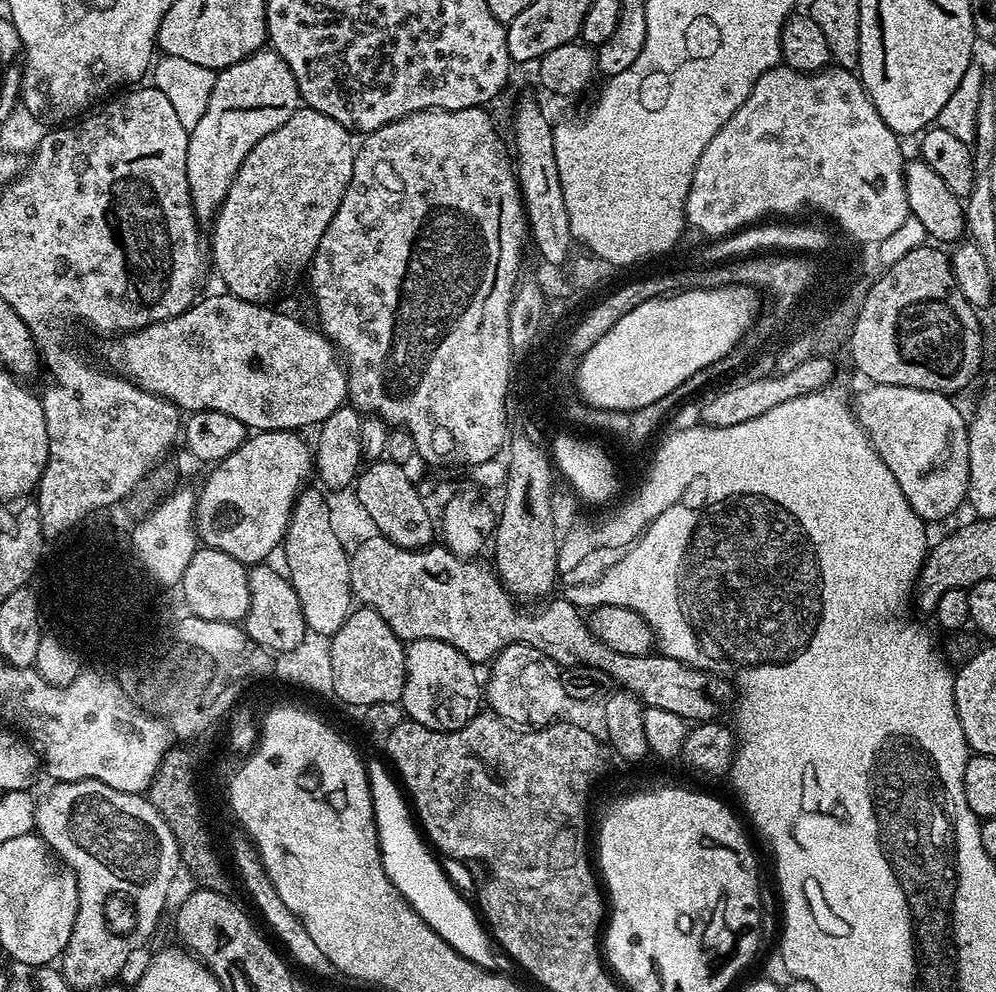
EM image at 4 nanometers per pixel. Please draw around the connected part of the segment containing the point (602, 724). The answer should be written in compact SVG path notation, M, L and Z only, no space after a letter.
M511 644L491 661L490 676L484 684L484 696L495 715L517 727L539 730L553 723L574 725L589 731L595 737L605 739L608 734L606 710L601 701L574 699L566 694L563 679L556 665L536 647Z

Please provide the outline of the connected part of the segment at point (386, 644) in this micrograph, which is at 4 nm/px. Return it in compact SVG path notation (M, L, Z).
M353 607L346 618L346 622L330 639L329 660L332 671L330 688L331 691L336 691L336 696L341 705L346 703L397 703L401 699L405 680L406 644L394 634L394 630L390 630L390 626L384 621L382 614L378 614L372 608Z

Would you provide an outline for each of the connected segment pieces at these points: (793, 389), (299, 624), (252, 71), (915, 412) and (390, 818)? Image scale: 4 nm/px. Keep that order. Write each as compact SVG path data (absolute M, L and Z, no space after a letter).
M812 356L801 364L793 366L789 372L781 376L777 374L760 374L757 380L744 380L733 388L717 394L713 400L704 404L703 423L709 428L722 426L738 426L738 422L750 422L750 418L758 418L758 414L766 414L766 410L774 410L774 406L782 406L782 402L790 402L790 398L805 396L807 392L816 392L827 387L833 380L836 368L828 356Z
M261 562L248 570L249 580L249 610L243 623L245 635L257 647L262 646L272 652L290 654L300 646L300 642L307 632L307 624L298 602L297 592L291 581L285 575L280 575L270 567L270 564Z
M275 50L258 51L234 66L219 69L214 90L210 90L210 102L206 102L206 114L202 114L198 126L191 128L188 133L186 178L190 182L190 198L197 221L215 221L216 212L222 206L246 154L250 154L250 150L254 150L254 146L258 146L266 134L278 130L278 126L282 126L282 122L286 122L286 118L294 115L300 107L302 101L298 82L290 72L290 66L286 66Z
M872 384L854 400L854 415L861 428L868 433L874 450L886 462L894 482L902 486L906 502L918 514L921 520L944 520L952 516L967 501L968 483L970 482L970 449L968 442L968 423L966 416L956 409L951 395L931 392L910 386L890 386Z
M378 760L365 763L371 804L374 806L376 836L379 838L380 861L387 877L406 898L412 909L439 934L460 956L474 962L480 968L497 971L501 966L497 949L489 931L485 928L477 909L456 890L438 864L438 859L421 836L405 791Z

